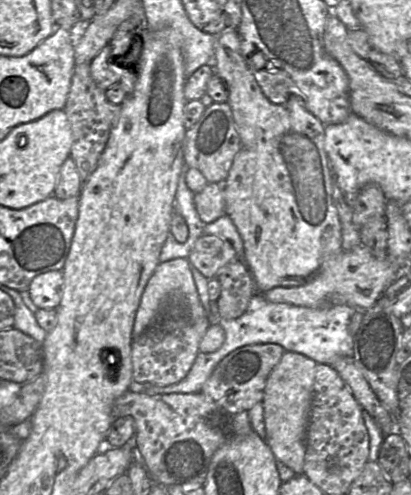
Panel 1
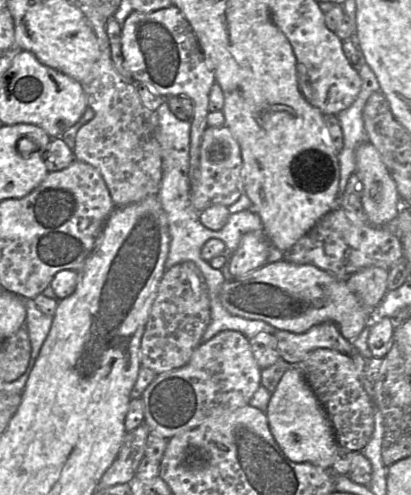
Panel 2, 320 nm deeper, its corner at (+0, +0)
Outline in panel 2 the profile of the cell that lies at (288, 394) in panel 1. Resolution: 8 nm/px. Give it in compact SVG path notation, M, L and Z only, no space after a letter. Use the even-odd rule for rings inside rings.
M292 366L283 374L265 414L274 440L289 460L332 470L337 445L333 428L324 407L298 367Z

